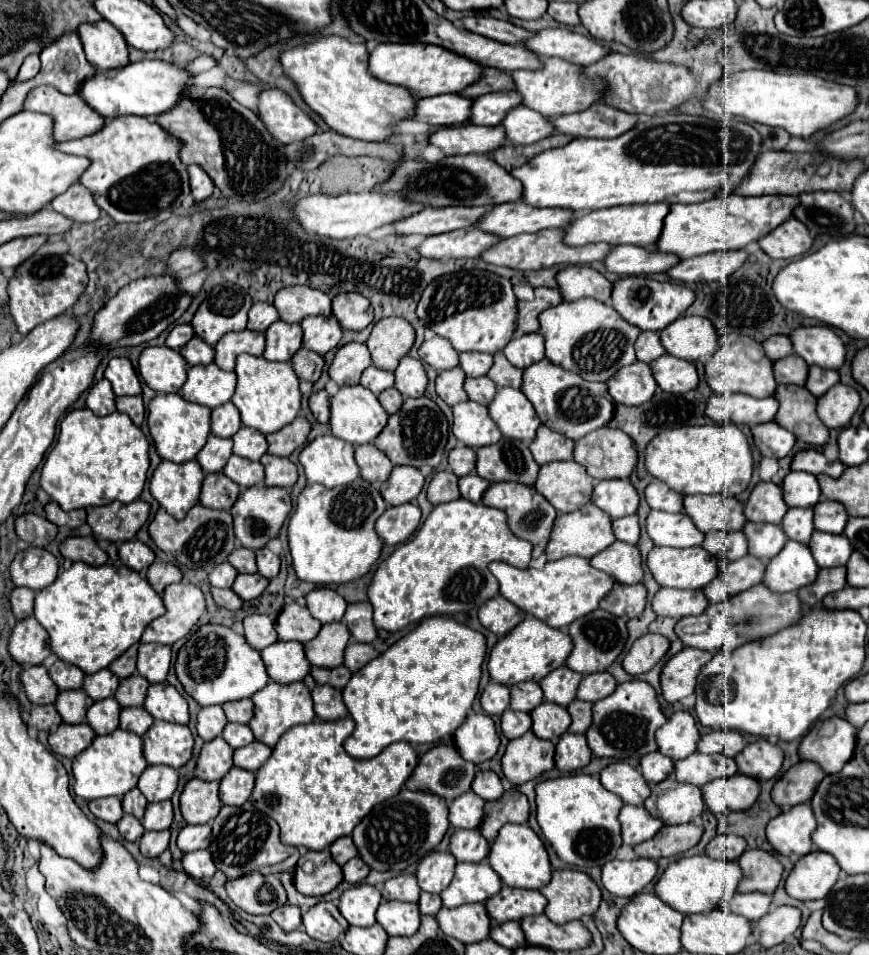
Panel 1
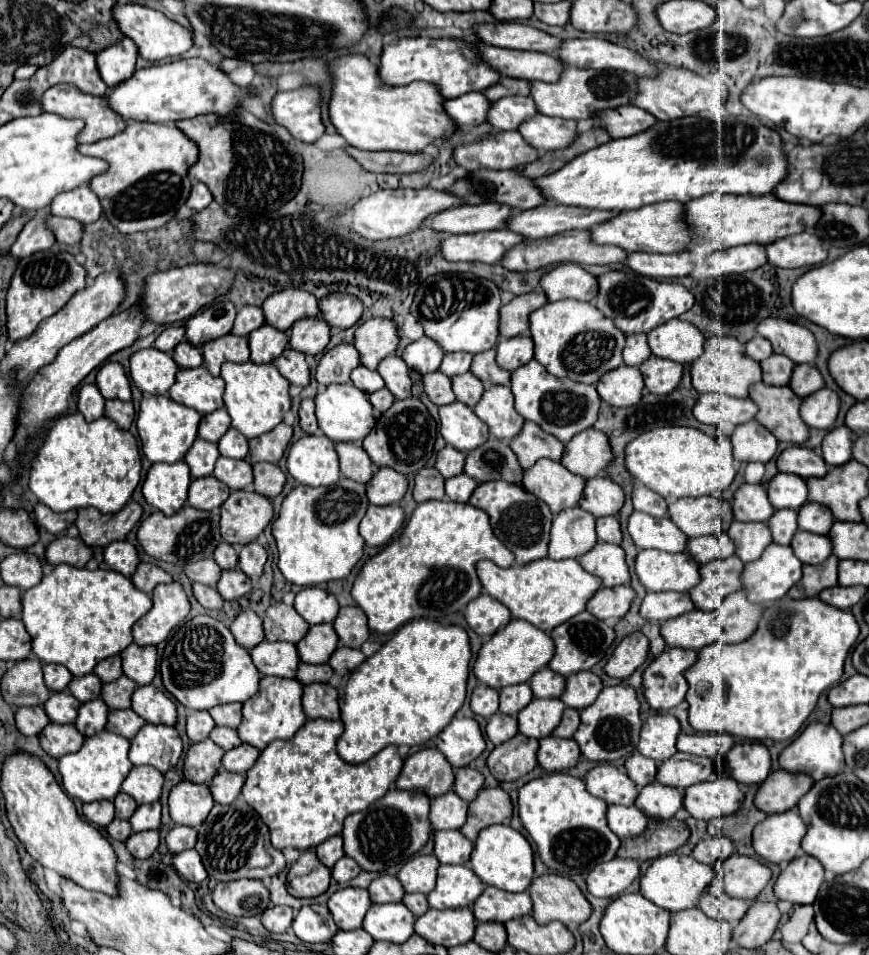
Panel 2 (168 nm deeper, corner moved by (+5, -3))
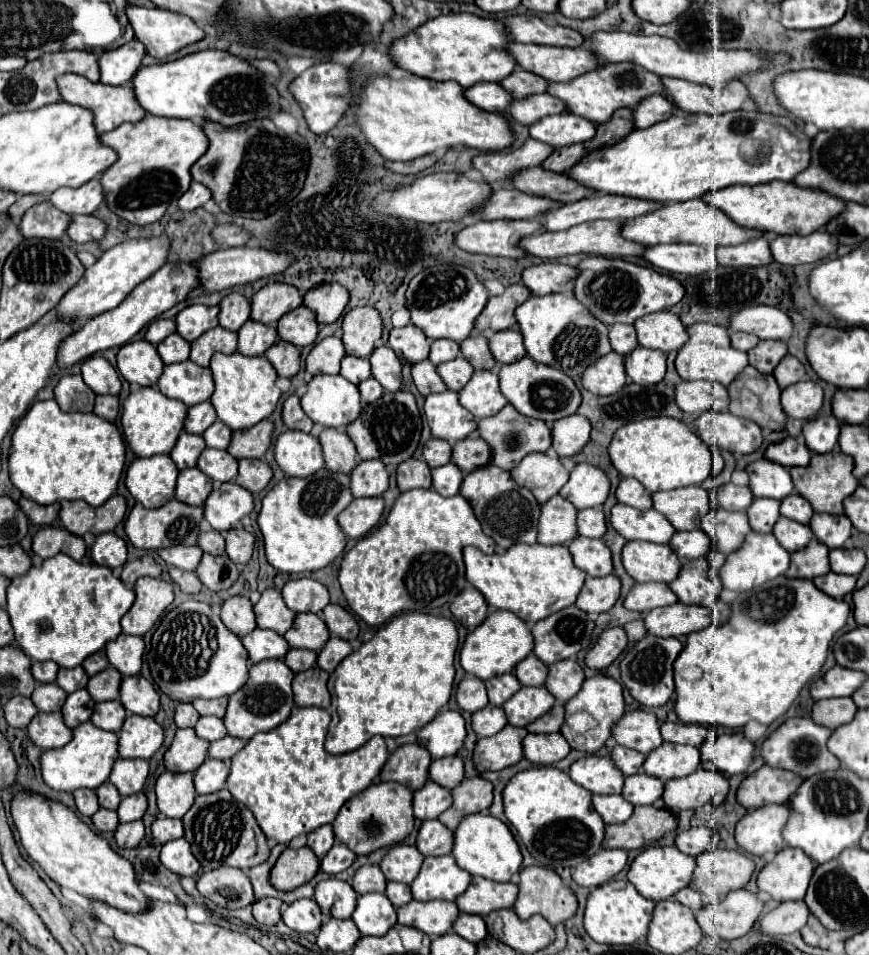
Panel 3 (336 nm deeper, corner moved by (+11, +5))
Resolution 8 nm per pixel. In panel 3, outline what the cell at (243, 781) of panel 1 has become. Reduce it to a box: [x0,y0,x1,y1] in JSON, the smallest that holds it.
[195,759,229,795]

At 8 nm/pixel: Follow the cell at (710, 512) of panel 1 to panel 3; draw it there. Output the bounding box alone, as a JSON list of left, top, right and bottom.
[653,487,709,531]

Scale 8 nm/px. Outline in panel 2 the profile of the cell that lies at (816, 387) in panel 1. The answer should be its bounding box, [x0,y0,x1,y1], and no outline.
[789,363,823,397]

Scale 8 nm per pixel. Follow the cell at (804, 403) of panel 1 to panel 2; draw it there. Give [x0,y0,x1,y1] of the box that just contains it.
[749,383,809,445]

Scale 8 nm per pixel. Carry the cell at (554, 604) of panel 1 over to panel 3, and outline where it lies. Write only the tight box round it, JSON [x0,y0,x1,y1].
[463,543,585,625]

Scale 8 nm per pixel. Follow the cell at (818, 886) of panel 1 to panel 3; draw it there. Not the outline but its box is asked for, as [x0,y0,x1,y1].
[757,847,815,901]

